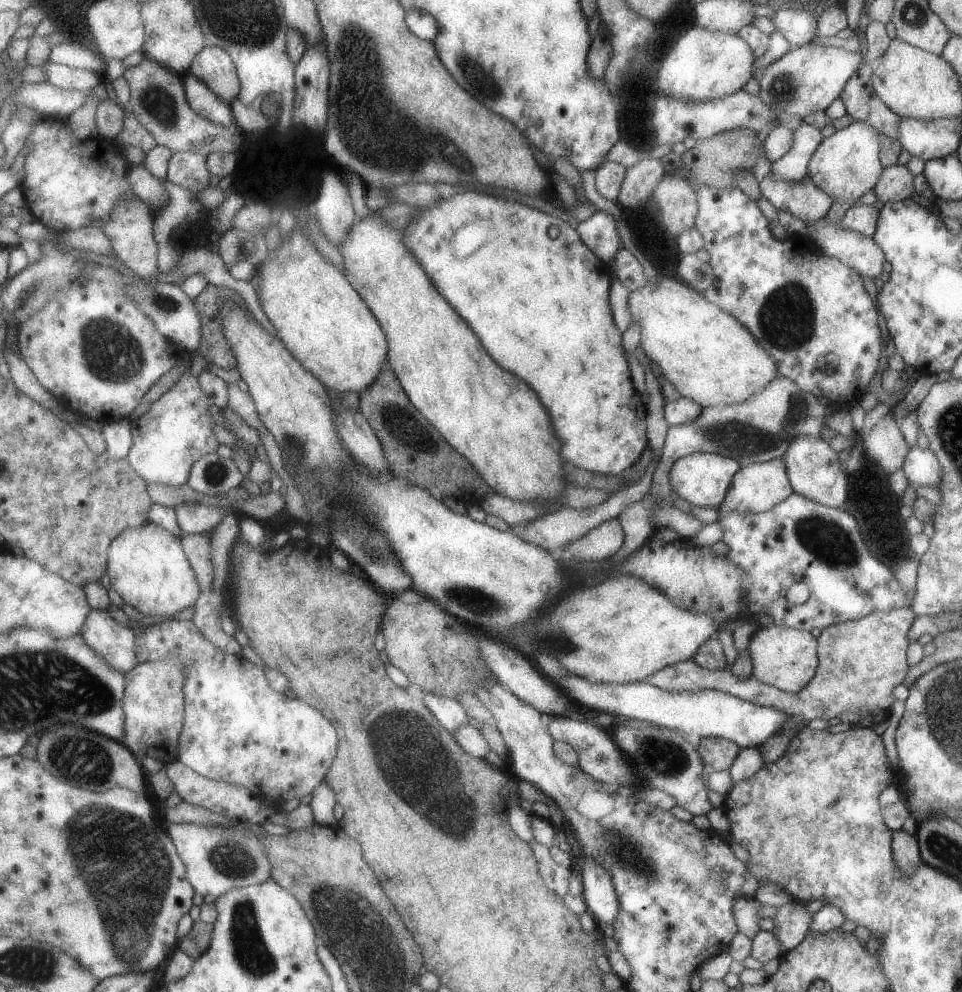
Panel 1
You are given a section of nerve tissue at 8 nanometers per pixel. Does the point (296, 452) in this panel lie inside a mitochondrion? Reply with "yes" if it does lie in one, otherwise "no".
yes

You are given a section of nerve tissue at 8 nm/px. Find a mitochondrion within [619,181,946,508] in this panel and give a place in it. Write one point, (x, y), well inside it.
(737, 437)

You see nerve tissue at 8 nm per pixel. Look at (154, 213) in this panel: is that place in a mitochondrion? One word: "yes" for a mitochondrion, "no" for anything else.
no

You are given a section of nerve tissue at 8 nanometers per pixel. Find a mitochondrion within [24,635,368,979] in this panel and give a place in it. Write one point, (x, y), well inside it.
(128, 875)

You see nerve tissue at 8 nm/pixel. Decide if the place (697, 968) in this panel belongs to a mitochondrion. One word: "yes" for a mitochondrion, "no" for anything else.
no

